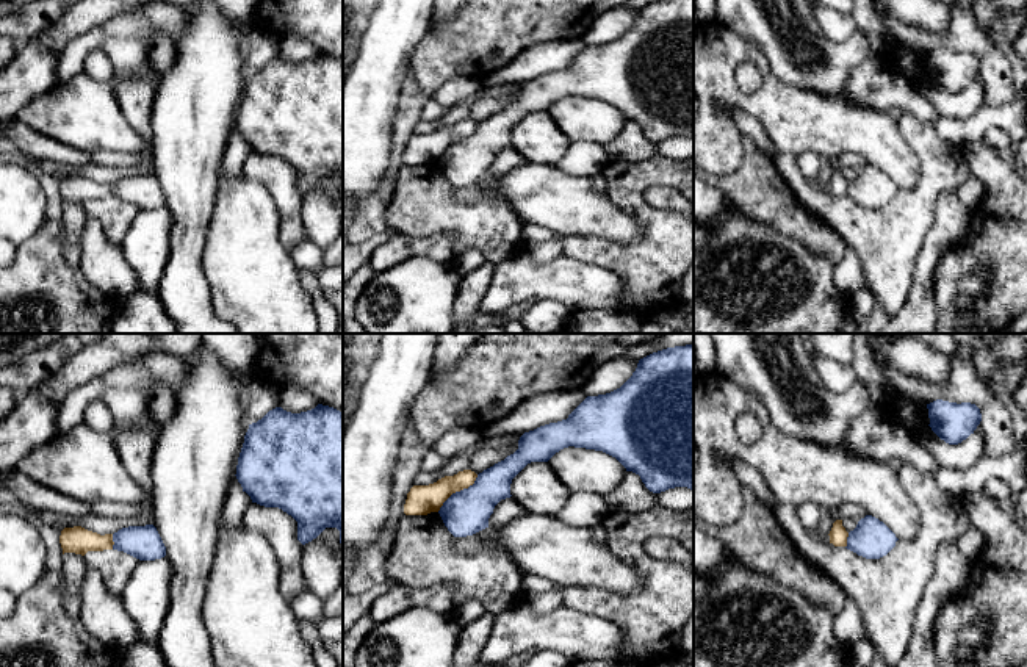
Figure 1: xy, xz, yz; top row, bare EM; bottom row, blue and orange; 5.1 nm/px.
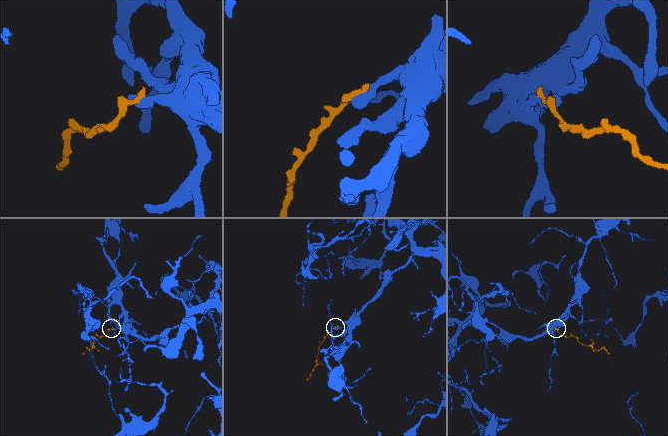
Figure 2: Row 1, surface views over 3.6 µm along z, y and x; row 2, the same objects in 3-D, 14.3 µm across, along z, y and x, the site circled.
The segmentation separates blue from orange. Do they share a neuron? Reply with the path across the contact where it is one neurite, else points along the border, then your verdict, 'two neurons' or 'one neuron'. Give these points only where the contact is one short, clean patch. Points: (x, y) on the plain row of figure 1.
border along xz (478, 124), (472, 133), (456, 140), (437, 160); two neurons

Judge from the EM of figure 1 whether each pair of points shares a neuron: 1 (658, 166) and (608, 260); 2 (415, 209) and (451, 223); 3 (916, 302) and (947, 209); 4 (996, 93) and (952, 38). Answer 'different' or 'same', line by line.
1: same
2: same
3: same
4: same

